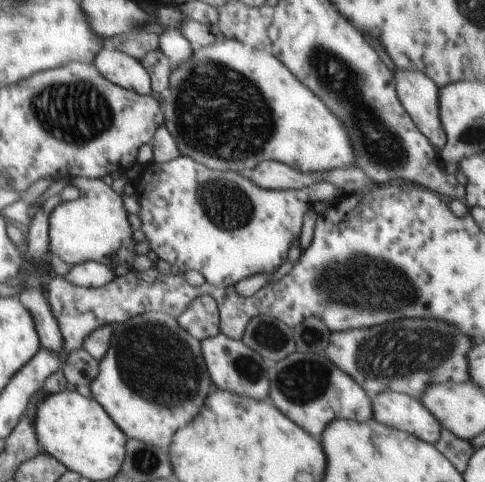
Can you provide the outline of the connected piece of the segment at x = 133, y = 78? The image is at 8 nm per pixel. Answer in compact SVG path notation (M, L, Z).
M105 45L98 50L93 60L95 60L93 66L103 75L103 78L115 85L140 95L152 94L149 75L137 59Z

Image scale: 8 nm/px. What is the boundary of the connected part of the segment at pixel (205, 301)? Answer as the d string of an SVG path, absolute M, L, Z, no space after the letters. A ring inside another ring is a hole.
M209 295L195 297L193 305L189 306L178 320L178 325L185 329L187 334L200 340L219 333L218 324L218 310Z

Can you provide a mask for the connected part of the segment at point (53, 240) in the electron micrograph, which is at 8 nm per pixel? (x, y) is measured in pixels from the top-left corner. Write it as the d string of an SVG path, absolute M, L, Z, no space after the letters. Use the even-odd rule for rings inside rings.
M72 177L70 182L79 186L79 195L74 200L61 201L48 214L48 254L57 256L69 266L97 261L111 269L118 264L137 271L151 267L151 262L145 256L135 256L131 252L137 242L131 238L131 228L121 206L121 196L115 194L102 179Z

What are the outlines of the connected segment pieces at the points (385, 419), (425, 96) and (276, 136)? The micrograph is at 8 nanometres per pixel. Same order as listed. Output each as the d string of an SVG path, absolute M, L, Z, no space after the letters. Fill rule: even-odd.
M385 391L371 399L371 420L435 443L443 430L441 424L415 396Z
M397 72L395 86L399 86L399 98L403 98L401 103L406 109L406 113L411 118L415 118L415 126L419 130L423 130L423 134L427 134L427 138L431 138L434 148L445 148L445 134L443 134L445 131L438 115L438 90L435 88L435 84L429 78L425 78L421 72Z
M220 38L213 41L211 44L202 46L197 50L194 50L190 57L183 62L177 63L169 71L167 92L164 97L160 99L163 105L163 114L166 121L163 128L170 131L170 134L174 137L174 141L178 145L178 149L183 156L194 159L195 162L203 164L211 170L231 170L238 172L239 174L246 174L254 166L257 166L259 162L263 160L277 160L277 162L286 163L287 166L294 167L295 170L303 171L304 173L314 173L315 171L327 172L331 169L337 169L339 167L348 167L349 164L353 164L353 154L351 154L351 148L349 148L349 138L343 134L343 128L341 124L329 114L329 110L321 104L321 100L317 100L317 95L314 95L310 90L307 90L297 77L294 77L279 60L273 56L268 49L263 47L255 47L241 40Z

